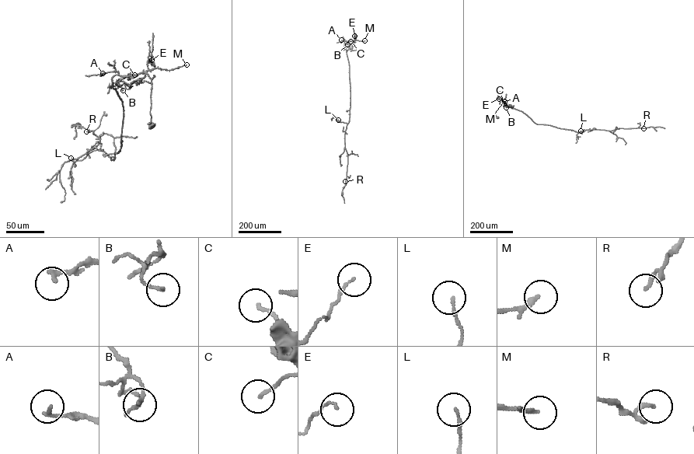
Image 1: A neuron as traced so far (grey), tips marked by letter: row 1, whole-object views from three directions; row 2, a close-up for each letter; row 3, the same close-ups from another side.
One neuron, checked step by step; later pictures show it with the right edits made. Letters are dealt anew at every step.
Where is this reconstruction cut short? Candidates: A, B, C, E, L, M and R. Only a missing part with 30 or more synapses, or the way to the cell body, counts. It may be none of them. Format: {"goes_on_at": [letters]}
{"goes_on_at": []}

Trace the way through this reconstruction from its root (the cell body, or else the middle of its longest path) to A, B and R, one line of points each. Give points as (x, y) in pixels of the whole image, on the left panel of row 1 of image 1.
A: (151, 125), (148, 123), (149, 75), (144, 72), (128, 76), (102, 73)
B: (151, 125), (148, 123), (151, 121), (151, 85), (149, 75), (142, 72), (121, 78), (118, 83), (123, 90)
R: (151, 125), (151, 79), (142, 72), (112, 78), (123, 111), (114, 159), (92, 148), (99, 137), (86, 131)

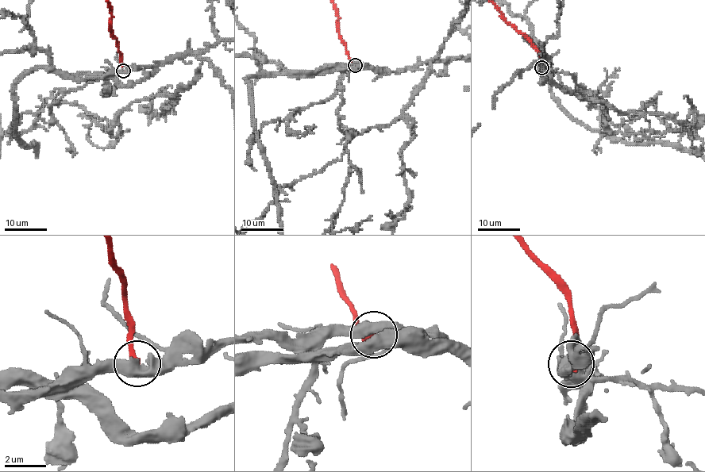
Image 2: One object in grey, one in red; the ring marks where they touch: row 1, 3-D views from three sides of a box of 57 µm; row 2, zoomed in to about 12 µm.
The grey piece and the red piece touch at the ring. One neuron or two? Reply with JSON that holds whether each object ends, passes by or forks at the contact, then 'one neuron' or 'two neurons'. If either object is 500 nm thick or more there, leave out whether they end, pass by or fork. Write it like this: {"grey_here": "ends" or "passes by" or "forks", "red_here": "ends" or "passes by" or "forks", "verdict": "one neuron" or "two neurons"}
{"verdict": "two neurons"}

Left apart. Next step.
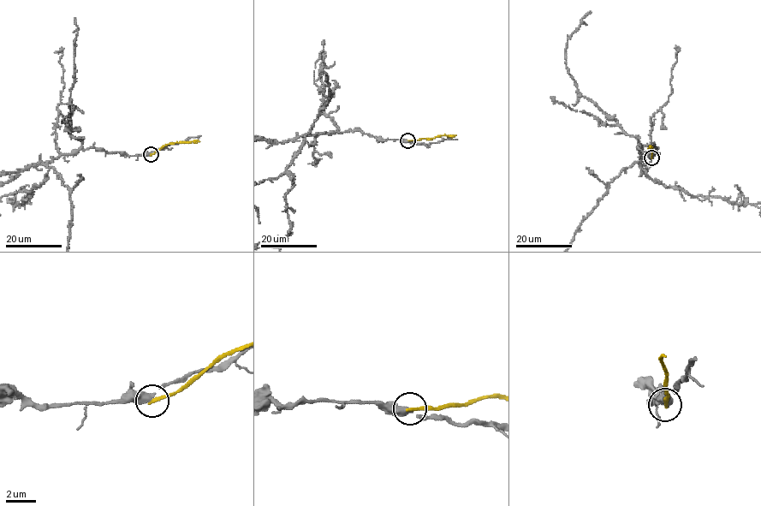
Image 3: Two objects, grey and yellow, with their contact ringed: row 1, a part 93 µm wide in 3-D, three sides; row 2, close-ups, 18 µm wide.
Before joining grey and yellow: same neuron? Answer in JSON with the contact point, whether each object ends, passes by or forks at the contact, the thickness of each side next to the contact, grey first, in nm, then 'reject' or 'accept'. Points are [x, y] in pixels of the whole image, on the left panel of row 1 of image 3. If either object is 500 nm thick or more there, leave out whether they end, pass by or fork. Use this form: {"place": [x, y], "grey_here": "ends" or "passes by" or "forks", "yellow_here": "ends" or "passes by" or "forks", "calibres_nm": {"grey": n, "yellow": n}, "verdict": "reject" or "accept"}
{"place": [151, 154], "grey_here": "passes by", "yellow_here": "ends", "calibres_nm": {"grey": 360, "yellow": 240}, "verdict": "reject"}

